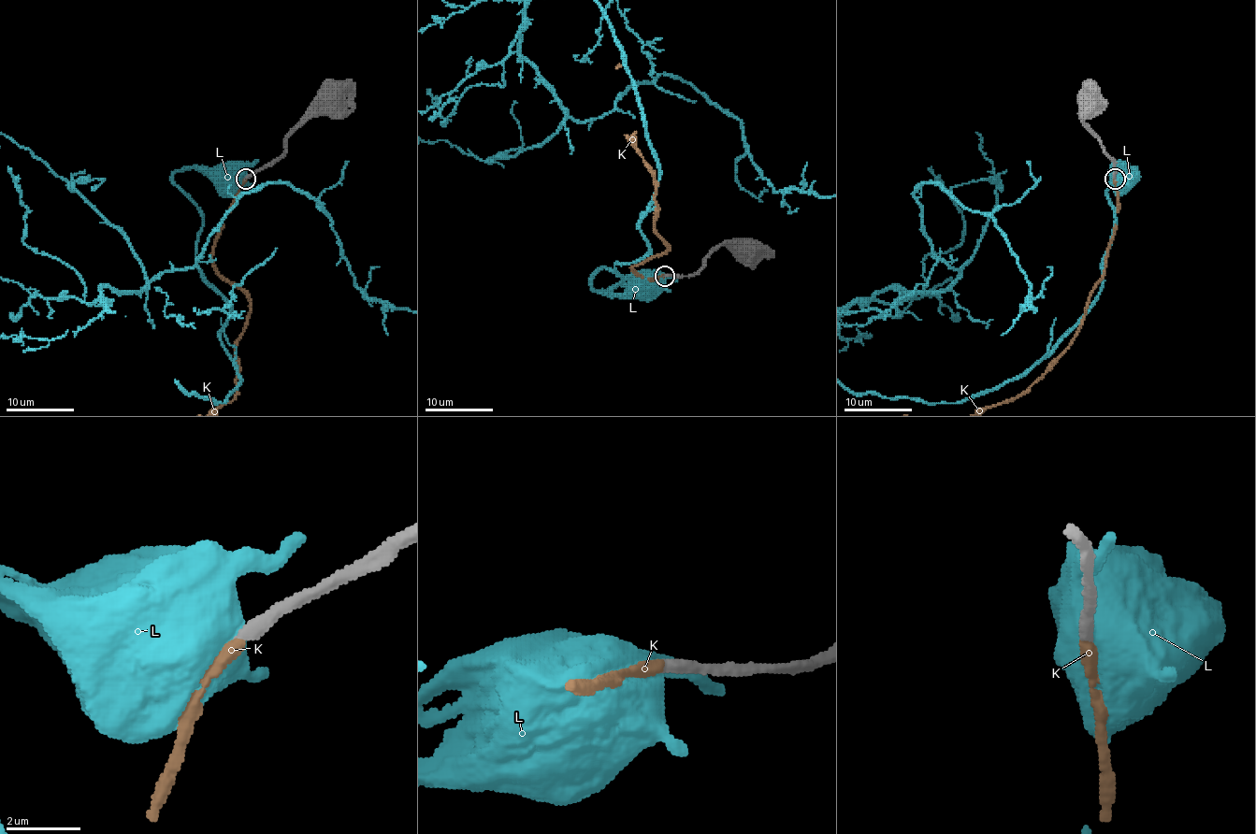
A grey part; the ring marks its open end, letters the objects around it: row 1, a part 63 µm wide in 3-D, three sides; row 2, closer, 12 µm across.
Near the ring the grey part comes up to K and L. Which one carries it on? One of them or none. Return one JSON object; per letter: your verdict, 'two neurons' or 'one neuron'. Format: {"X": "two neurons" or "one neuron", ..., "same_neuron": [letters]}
{"K": "one neuron", "L": "two neurons", "same_neuron": ["K"]}

